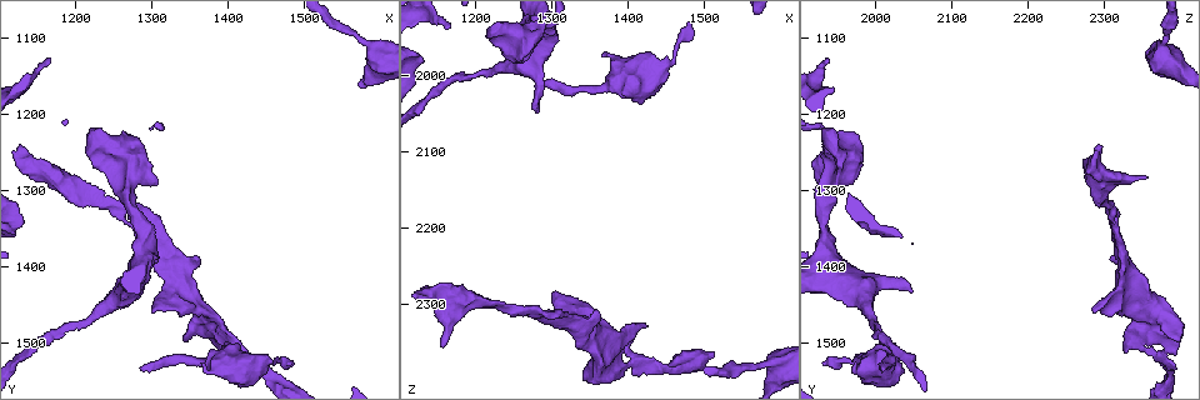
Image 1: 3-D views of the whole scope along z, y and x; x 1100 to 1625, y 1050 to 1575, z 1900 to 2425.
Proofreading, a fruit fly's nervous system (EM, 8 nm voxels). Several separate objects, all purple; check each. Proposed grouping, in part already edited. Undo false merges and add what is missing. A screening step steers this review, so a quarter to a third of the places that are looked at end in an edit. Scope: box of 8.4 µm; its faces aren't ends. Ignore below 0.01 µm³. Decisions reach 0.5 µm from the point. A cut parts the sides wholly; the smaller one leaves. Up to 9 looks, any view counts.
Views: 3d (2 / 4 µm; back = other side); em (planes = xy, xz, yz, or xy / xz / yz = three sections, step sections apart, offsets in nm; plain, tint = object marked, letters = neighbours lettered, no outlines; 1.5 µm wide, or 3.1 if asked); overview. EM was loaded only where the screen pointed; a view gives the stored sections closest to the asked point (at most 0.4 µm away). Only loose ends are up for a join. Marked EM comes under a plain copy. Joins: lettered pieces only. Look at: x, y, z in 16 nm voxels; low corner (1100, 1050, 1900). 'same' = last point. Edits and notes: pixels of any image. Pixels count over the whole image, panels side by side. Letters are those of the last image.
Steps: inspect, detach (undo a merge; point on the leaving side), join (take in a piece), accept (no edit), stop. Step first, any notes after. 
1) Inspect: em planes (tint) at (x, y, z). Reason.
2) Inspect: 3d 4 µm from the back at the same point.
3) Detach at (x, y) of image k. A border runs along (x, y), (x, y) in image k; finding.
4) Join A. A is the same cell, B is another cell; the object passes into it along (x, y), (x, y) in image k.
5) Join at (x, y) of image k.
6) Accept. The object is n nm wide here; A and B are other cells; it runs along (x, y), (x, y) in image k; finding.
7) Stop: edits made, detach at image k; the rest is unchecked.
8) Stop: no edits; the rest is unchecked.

Inspect: 3d 4 µm at (1175, 1285, 2290). Sudden change in width.

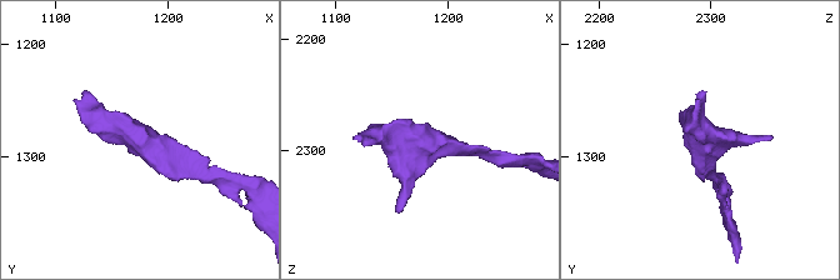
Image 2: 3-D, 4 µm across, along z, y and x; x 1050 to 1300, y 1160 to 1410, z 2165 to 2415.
Inspect: em planes (letters) at (1174, 1284, 2290).

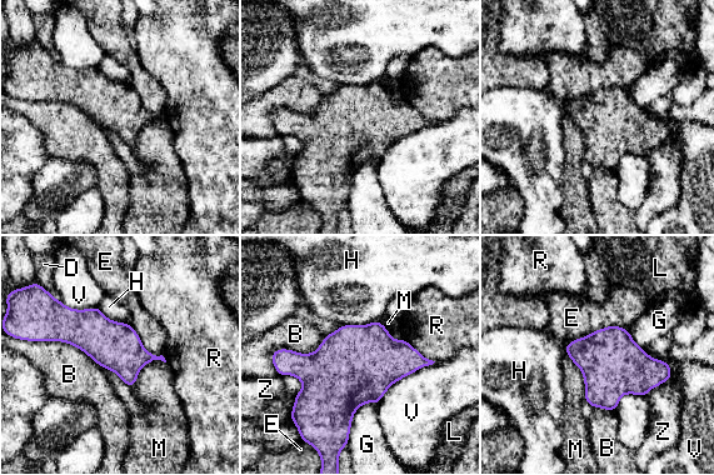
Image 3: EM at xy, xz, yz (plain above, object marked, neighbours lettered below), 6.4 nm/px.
Accept. B, D, E, G, H, L, M, R, V and Z are other cells; a border runs along (38, 340), (70, 343), (99, 366) in image 3; all the same cell.

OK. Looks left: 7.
Inspect: em xz step 4 (tint) at (1315, 1350, 2310). Free end.

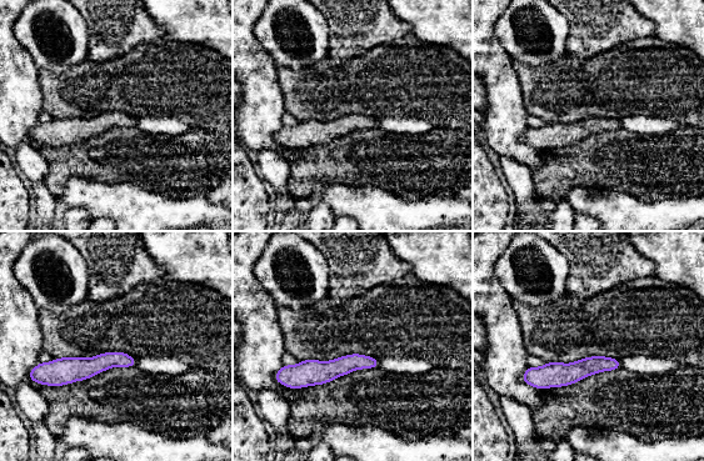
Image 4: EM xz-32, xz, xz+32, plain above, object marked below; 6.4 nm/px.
Inspect: em planes (letters) at the same point.

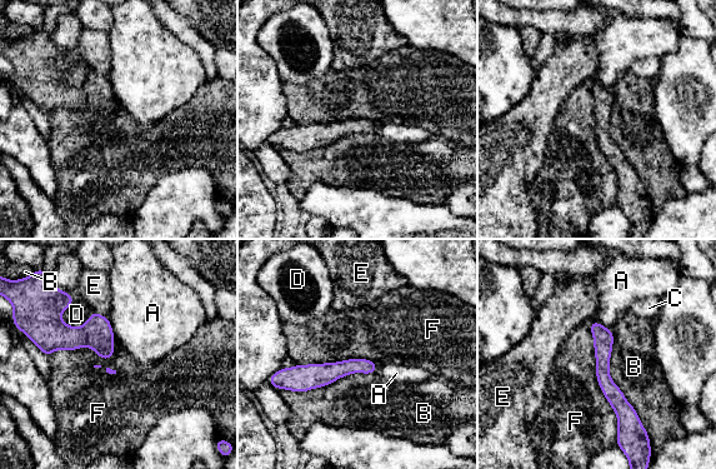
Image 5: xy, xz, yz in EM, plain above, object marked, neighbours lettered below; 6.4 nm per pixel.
Accept. A, B, C, D, E and F are other cells; it runs along (592, 325), (622, 419) in image 5; no lettered piece goes on from it.

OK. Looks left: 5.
Inspect: 3d 4 µm at (1360, 1470, 2380). Calibre changes.

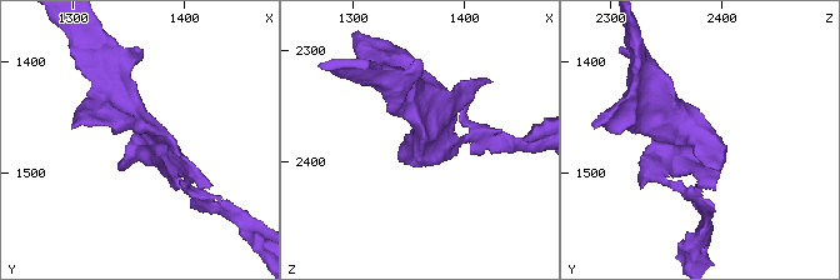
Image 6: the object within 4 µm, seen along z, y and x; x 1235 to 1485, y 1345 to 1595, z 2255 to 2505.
Inspect: em xy step 8 (letters) at (1364, 1466, 2374). 3 arms meet here.

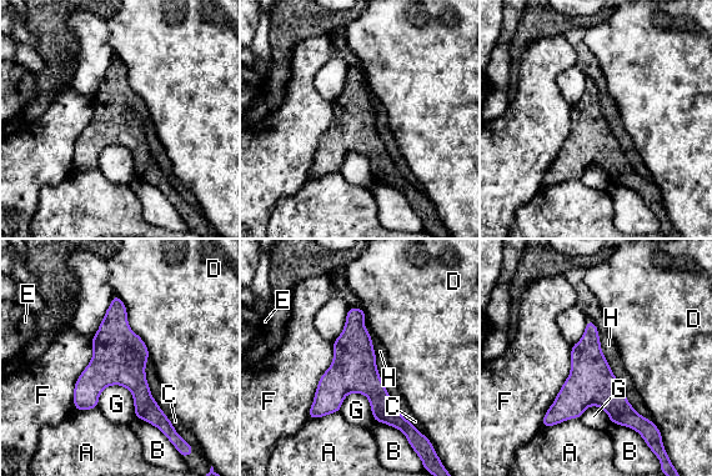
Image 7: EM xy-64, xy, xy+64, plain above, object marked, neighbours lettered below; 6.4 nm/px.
Accept. A, B, C, D, E, F, G and H are other cells; it runs along (351, 310), (354, 367), (396, 420) in image 7; continuous, no second cell.

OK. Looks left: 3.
Inspect: em planes (tint) at (1460, 1550, 2385). Sudden change in width.

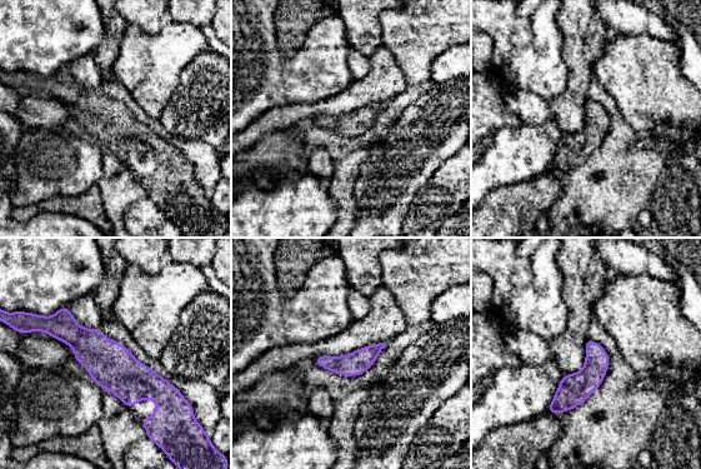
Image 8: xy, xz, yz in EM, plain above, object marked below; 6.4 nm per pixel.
Inspect: em planes (letters) at the same point. What lies round it.

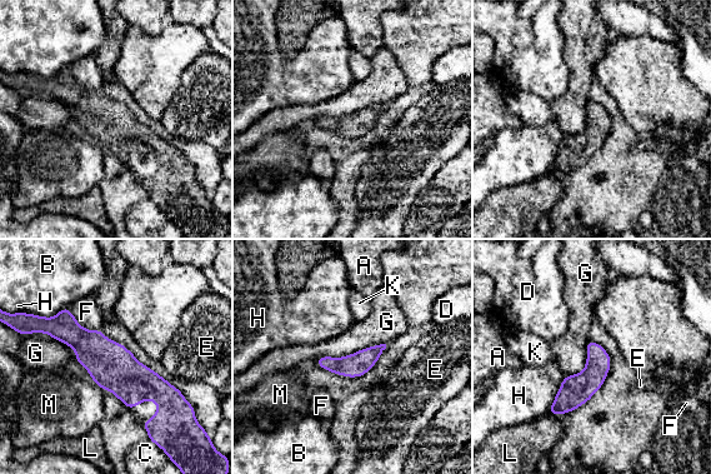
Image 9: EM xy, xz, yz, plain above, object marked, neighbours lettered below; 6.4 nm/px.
Accept. The object is 160 nm wide here; A, B, C, D, E, F, G, H, K, L and M are other cells; it runs along (49, 330), (70, 332), (176, 408) in image 9; all the same cell.

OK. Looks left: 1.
Stop: no edits; the rest is unchecked.

